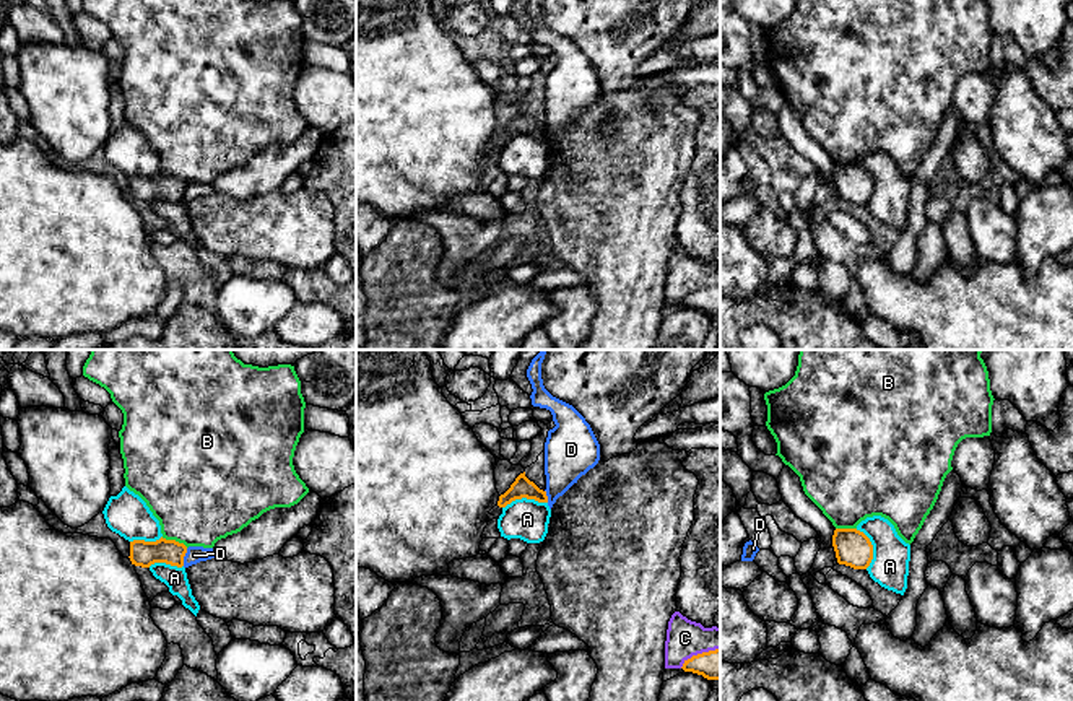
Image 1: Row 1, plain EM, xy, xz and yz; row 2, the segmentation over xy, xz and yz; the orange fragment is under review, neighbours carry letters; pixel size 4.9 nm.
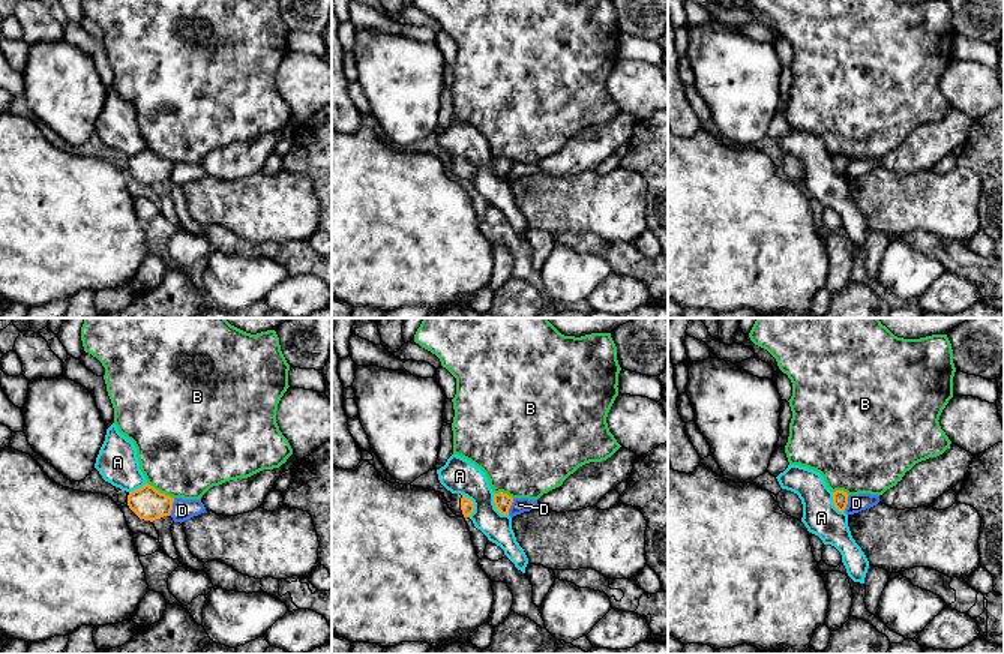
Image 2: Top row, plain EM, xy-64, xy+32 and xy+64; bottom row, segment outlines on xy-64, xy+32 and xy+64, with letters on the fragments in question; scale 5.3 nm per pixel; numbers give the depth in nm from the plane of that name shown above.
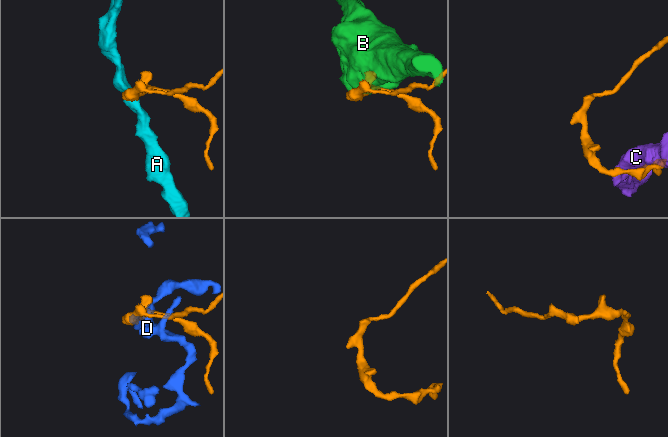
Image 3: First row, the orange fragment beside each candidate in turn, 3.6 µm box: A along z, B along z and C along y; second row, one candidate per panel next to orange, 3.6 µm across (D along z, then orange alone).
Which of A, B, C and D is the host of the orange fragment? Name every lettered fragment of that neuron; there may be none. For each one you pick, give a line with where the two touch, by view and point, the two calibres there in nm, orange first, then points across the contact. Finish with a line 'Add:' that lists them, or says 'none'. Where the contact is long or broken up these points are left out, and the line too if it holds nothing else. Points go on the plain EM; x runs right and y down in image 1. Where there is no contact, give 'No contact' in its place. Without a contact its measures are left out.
Add: none

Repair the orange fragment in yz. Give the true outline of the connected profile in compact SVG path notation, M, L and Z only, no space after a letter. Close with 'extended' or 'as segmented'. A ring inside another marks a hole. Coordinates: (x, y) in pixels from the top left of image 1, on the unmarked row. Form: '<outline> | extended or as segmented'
M836 164L832 182L839 200L867 205L873 195L870 174L857 164Z | as segmented

